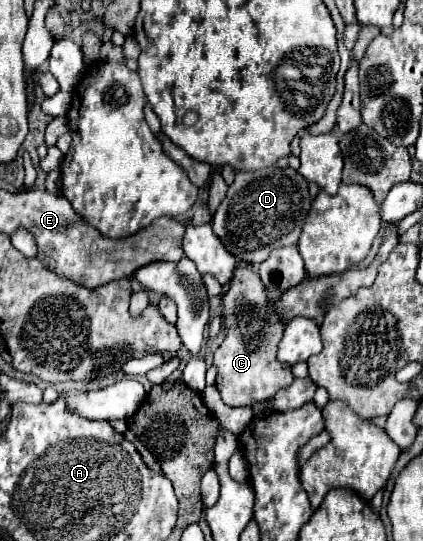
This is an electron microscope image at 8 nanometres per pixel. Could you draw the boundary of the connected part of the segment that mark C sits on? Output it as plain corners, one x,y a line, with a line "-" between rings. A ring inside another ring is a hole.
240,263
222,303
222,319
228,327
226,339
214,353
214,365
218,367
216,387
222,395
222,401
230,407
252,407
254,401
268,401
278,389
284,389
294,381
290,365
276,359
284,323
278,323
270,311
270,301
266,299
260,277
250,271
246,263

